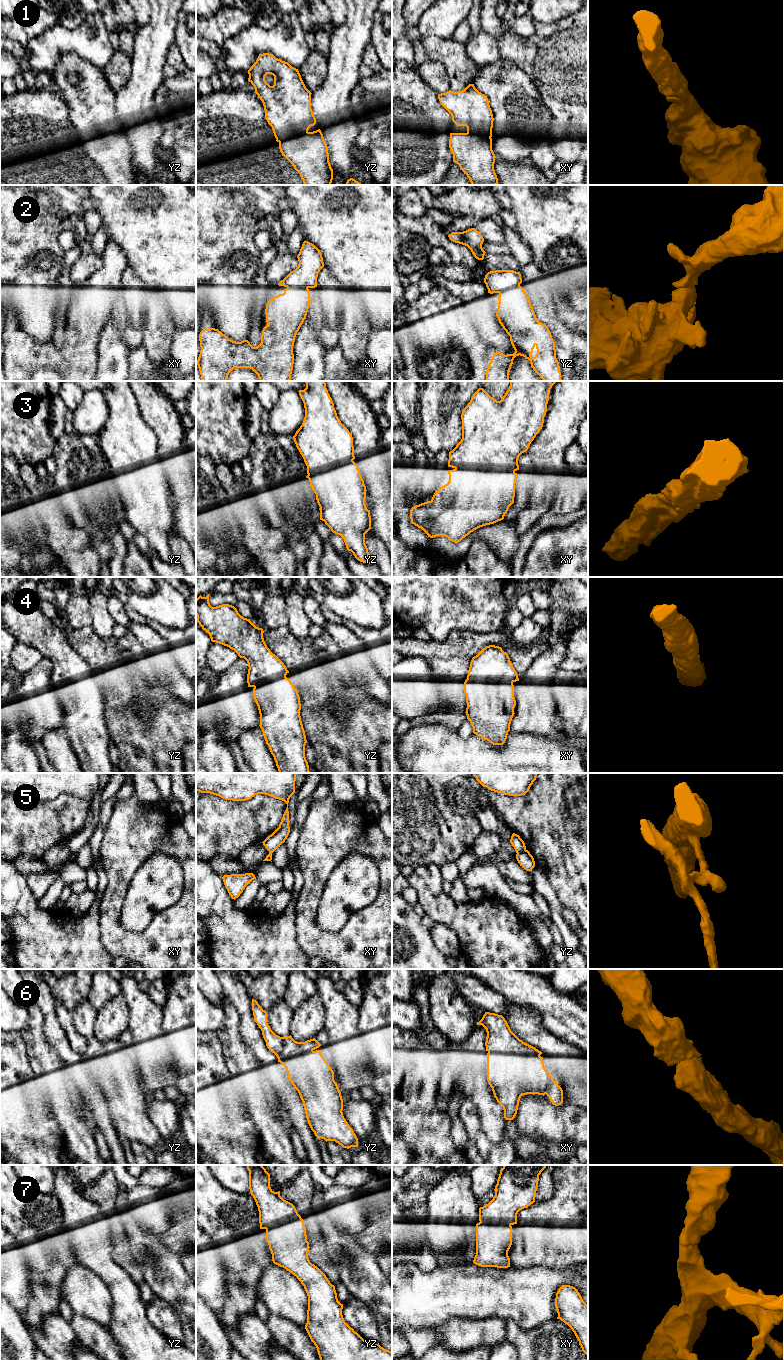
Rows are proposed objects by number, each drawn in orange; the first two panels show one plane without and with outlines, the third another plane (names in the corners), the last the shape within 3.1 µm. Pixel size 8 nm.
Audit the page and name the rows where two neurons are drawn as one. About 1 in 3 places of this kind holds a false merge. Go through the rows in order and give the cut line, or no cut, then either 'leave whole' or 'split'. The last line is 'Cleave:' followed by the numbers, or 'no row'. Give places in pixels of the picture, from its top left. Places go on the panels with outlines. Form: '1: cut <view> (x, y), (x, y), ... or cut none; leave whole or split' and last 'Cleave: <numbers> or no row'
1: cut none; leave whole
2: cut none; leave whole
3: cut none; leave whole
4: cut none; leave whole
5: cut yz (525, 849), (517, 853); split
6: cut none; leave whole
7: cut none; leave whole
Cleave: 5

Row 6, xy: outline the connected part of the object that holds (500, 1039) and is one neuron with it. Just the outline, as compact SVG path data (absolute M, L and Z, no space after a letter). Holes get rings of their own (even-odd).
M485 1012L477 1022L487 1032L487 1081L492 1088L494 1097L503 1107L504 1118L513 1120L517 1114L519 1101L522 1095L547 1095L555 1106L563 1103L563 1090L554 1081L548 1070L545 1069L541 1051L520 1040L510 1029L502 1015Z

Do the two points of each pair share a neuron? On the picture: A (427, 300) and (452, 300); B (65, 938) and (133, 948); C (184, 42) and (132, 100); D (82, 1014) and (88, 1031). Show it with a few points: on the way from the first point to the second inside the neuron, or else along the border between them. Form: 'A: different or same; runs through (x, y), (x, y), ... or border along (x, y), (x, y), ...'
A: same; runs through (433, 301), (446, 301)
B: different; border along (99, 921), (101, 942), (113, 957)
C: different; border along (178, 23), (175, 29), (174, 42)
D: same; runs through (83, 1018), (85, 1027)

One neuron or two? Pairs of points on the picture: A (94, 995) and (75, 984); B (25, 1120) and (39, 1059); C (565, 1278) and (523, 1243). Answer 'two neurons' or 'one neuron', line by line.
A: two neurons
B: two neurons
C: two neurons

